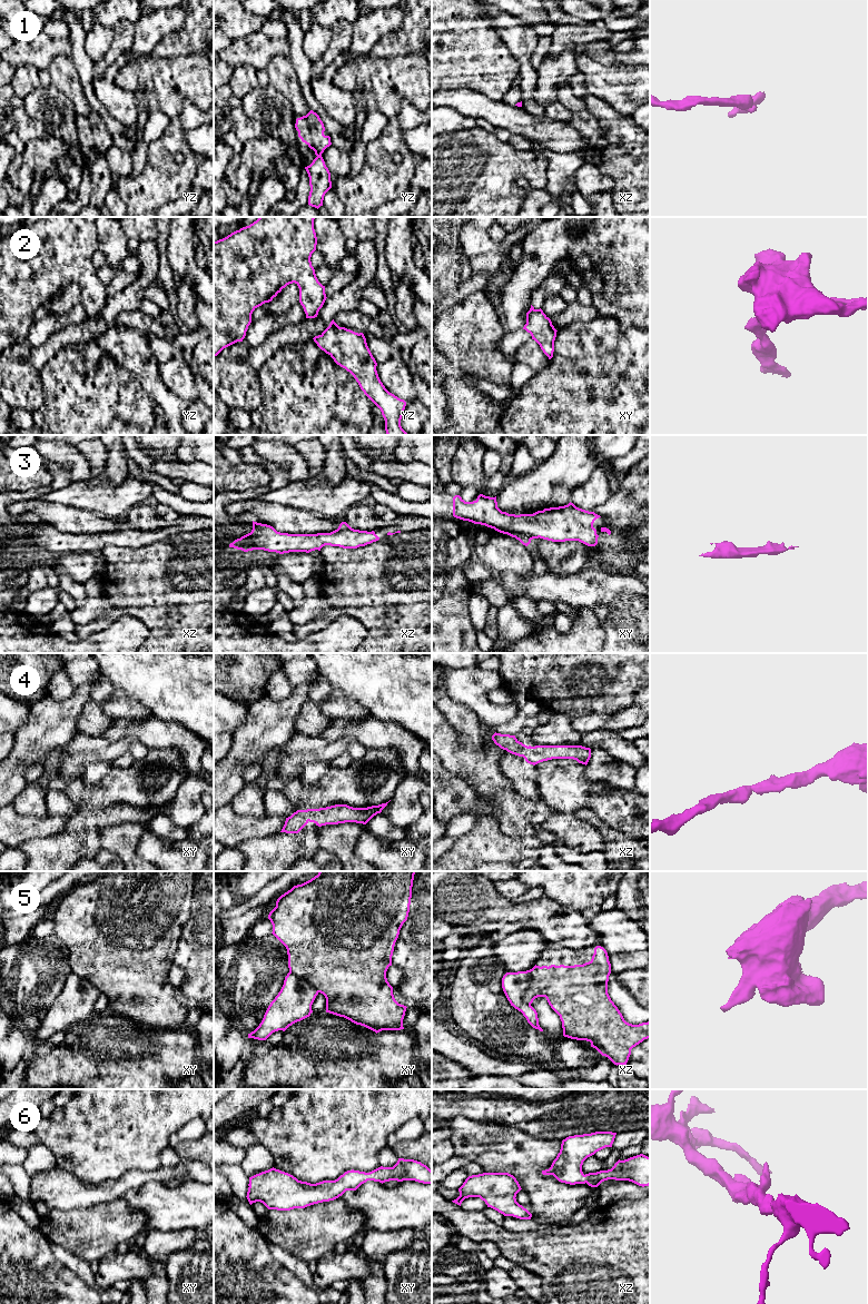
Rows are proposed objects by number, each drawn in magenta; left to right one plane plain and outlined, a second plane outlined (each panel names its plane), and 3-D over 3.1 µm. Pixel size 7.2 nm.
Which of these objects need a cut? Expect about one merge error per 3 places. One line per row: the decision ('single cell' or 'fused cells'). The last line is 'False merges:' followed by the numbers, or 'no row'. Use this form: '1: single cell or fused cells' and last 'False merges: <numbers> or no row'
1: fused cells
2: single cell
3: single cell
4: single cell
5: fused cells
6: single cell
False merges: 1, 5

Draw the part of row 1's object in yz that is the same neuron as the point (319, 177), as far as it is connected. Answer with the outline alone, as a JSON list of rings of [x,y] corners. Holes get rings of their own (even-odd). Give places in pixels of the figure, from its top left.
[[[317,156],[305,169],[310,186],[308,205],[318,209],[323,206],[325,194],[332,188],[331,172],[322,156]]]

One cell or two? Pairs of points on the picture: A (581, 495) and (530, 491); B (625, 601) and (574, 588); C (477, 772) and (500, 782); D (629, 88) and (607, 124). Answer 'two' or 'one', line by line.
A: two
B: one
C: one
D: two

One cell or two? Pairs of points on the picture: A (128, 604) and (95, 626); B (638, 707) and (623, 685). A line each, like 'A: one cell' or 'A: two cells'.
A: one cell
B: two cells

